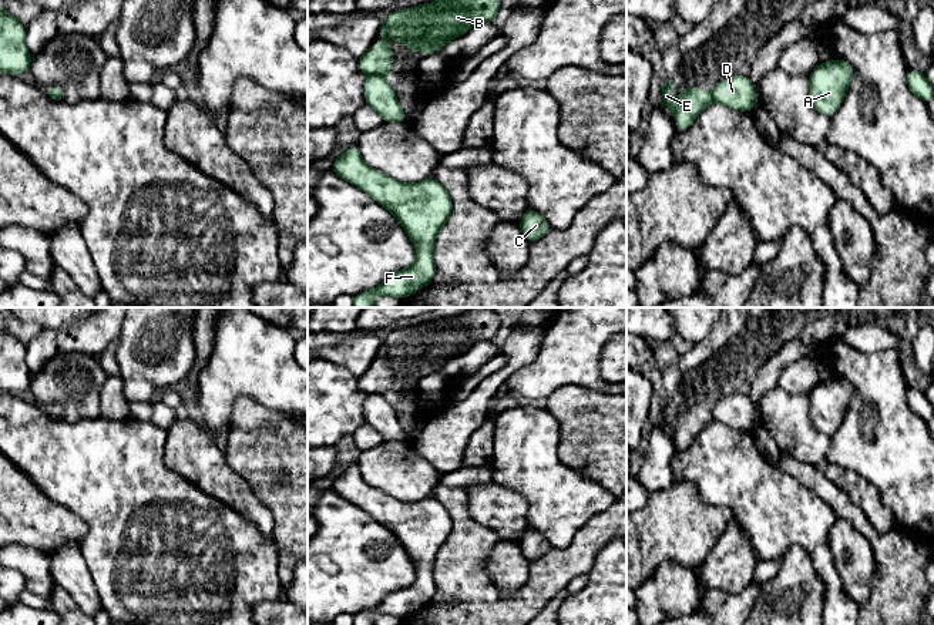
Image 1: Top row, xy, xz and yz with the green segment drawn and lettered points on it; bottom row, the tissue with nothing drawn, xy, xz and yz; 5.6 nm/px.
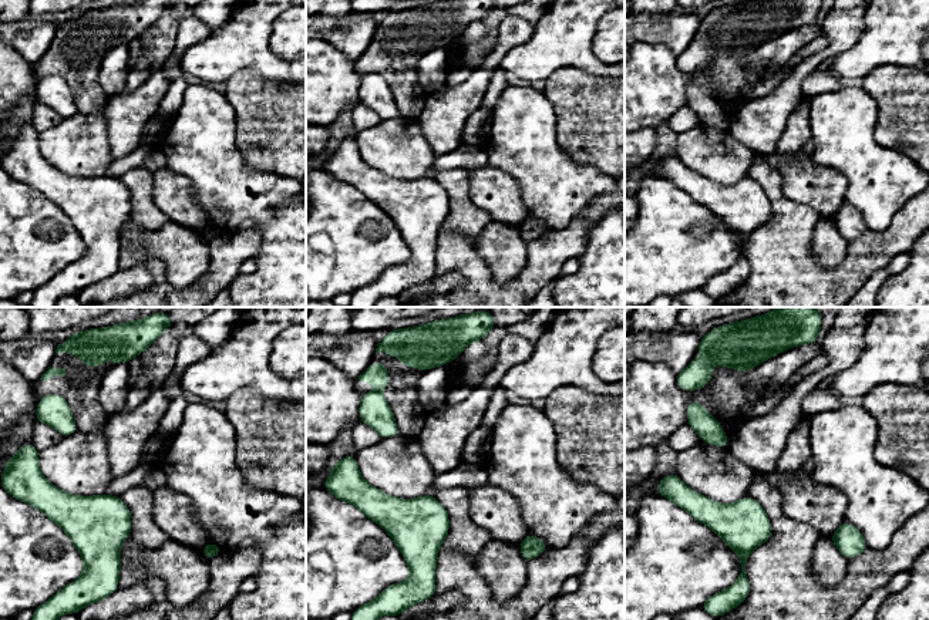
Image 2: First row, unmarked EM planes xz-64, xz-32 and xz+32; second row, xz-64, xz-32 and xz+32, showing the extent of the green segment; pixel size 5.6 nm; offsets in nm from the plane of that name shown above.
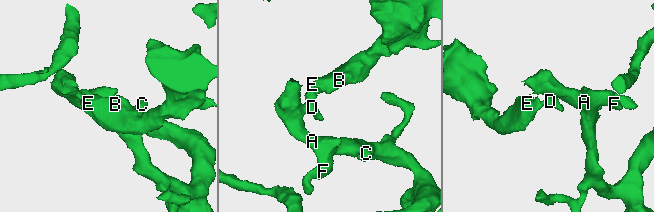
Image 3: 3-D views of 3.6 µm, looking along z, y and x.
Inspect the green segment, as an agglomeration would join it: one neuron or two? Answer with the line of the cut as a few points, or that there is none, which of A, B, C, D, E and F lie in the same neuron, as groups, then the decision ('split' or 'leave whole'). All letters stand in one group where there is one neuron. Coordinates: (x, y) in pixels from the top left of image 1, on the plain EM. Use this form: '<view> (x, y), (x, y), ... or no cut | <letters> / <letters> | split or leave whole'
xz (369, 392), (382, 395) | A C D F / B E | split

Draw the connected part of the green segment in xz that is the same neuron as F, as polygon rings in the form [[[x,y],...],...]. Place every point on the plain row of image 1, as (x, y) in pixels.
[[[357,463],[349,464],[330,488],[389,528],[416,567],[416,579],[411,585],[392,591],[376,608],[353,615],[353,625],[373,625],[377,614],[406,618],[430,604],[436,592],[433,572],[436,555],[453,531],[446,507],[434,495],[416,503],[399,501],[369,485]]]

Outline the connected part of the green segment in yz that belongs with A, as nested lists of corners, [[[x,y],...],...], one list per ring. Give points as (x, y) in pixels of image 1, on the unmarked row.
[[[841,377],[819,382],[809,393],[813,426],[829,437],[834,436],[853,394],[853,384]]]

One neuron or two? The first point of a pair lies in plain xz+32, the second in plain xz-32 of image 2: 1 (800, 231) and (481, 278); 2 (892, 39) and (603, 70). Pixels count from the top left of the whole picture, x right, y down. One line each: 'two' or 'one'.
1: one
2: one

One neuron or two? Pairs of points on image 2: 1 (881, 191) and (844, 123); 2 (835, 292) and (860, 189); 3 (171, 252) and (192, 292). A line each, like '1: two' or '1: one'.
1: one
2: two
3: two

